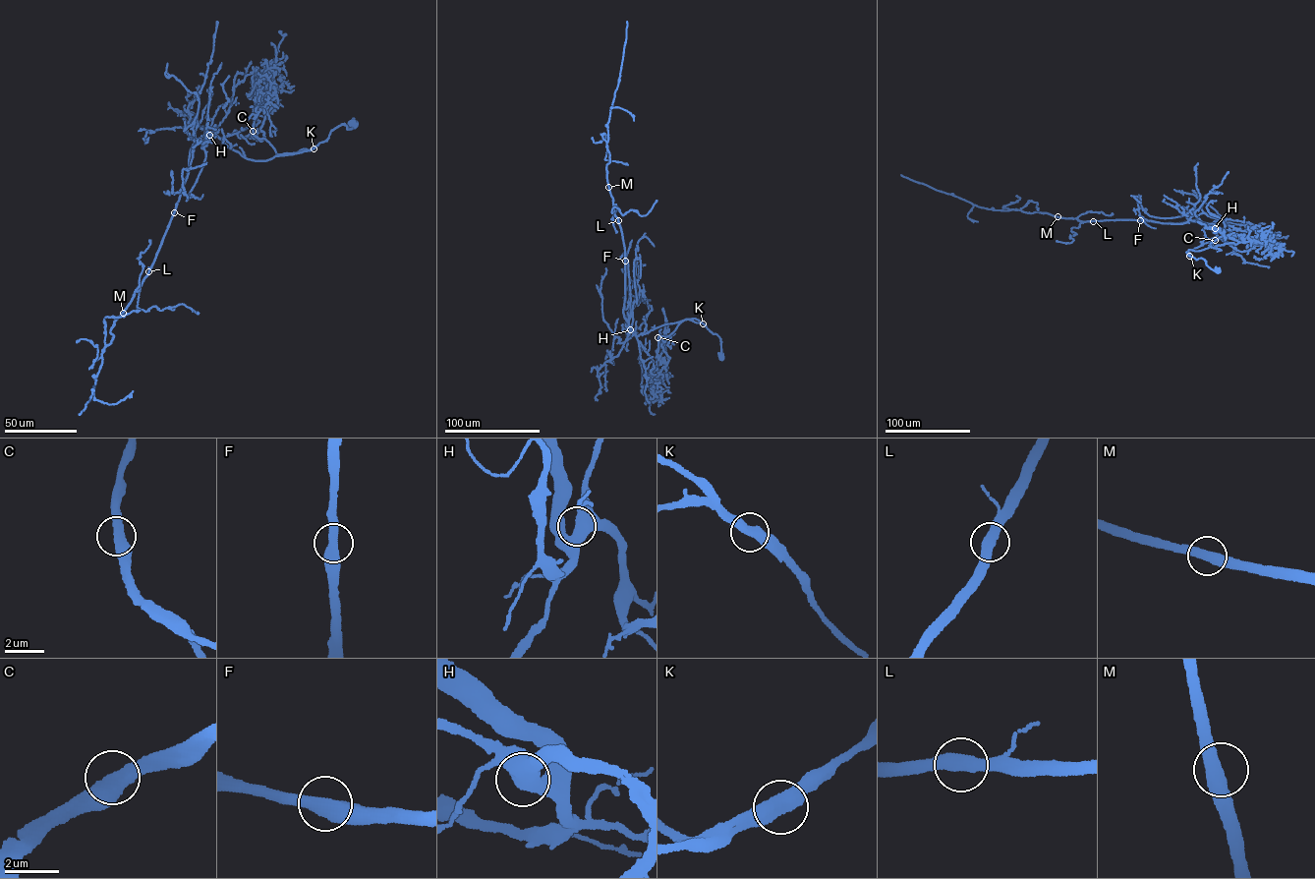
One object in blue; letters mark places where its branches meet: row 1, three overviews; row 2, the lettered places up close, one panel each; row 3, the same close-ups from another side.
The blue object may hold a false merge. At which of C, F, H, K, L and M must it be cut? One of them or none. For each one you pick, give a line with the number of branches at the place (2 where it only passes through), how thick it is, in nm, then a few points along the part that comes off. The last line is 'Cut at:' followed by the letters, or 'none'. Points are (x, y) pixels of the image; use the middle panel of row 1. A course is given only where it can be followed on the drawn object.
K: 2 | 500 nm | (703, 323), (687, 319), (637, 336), (624, 317), (625, 251), (606, 164), (607, 122), (619, 77), (627, 21)
Cut at: K

